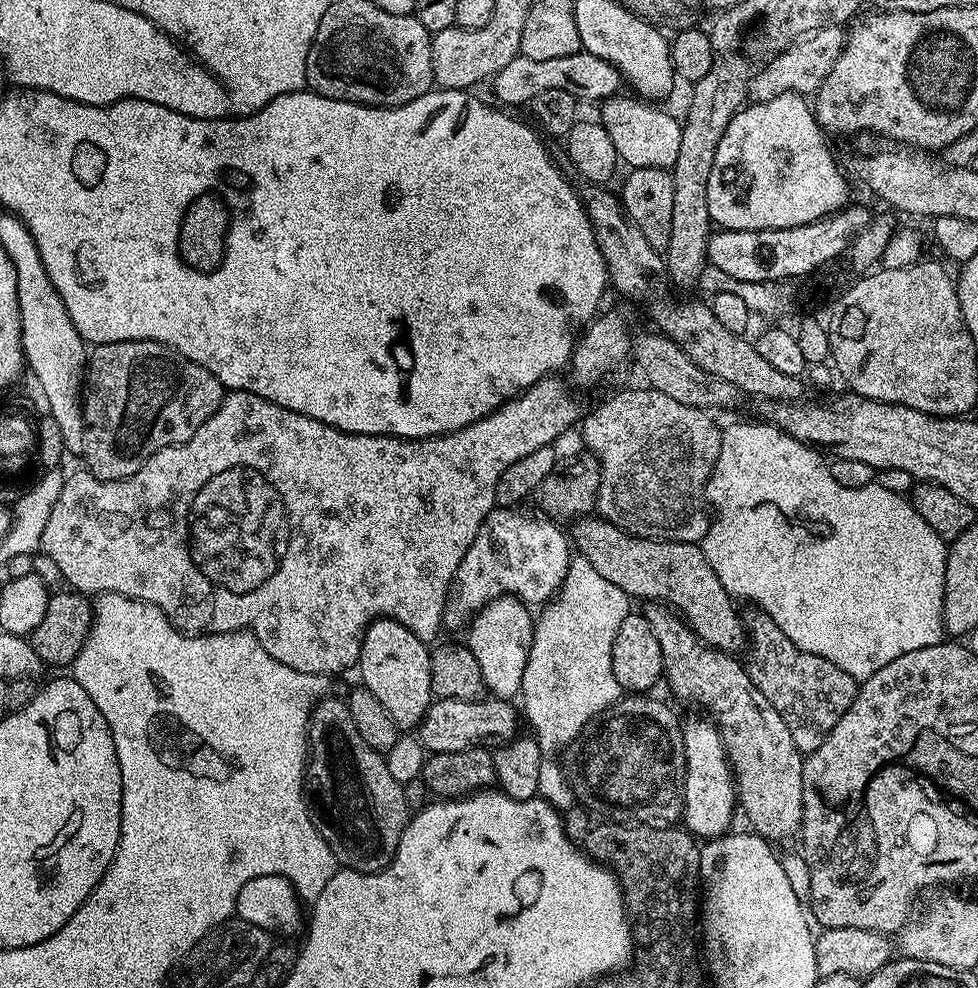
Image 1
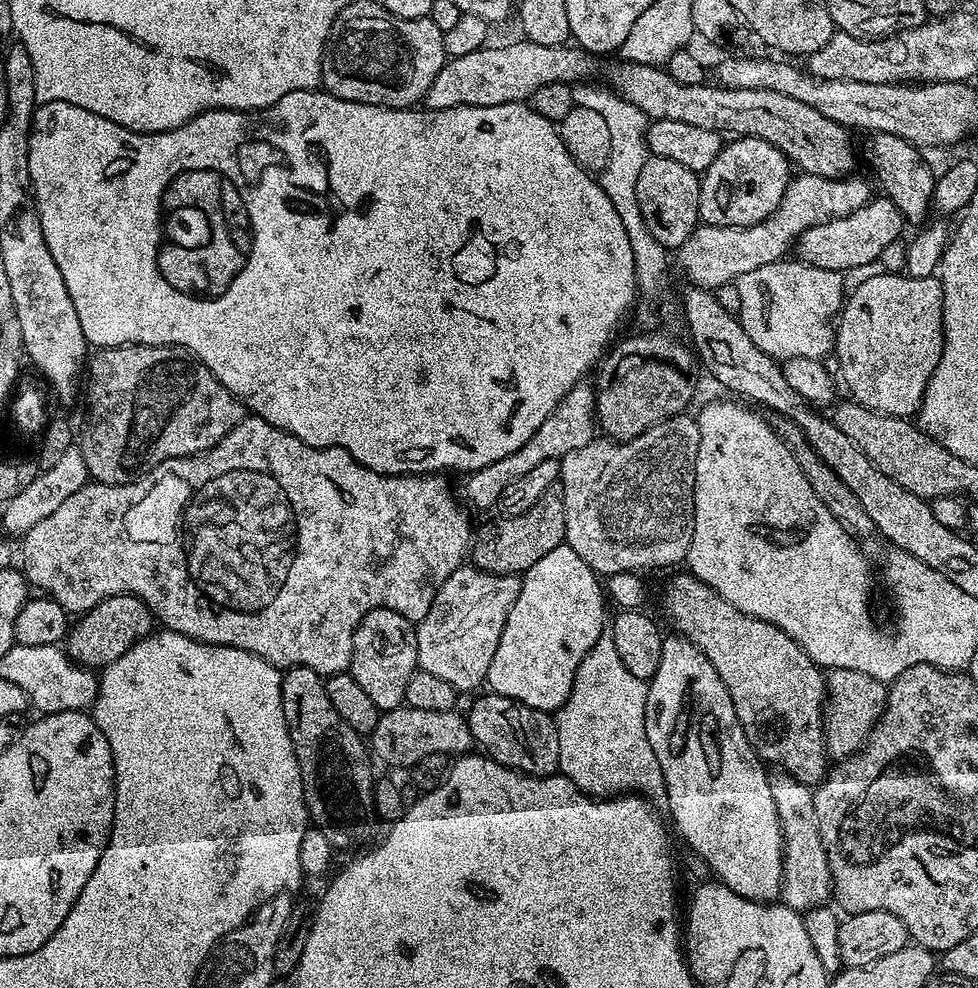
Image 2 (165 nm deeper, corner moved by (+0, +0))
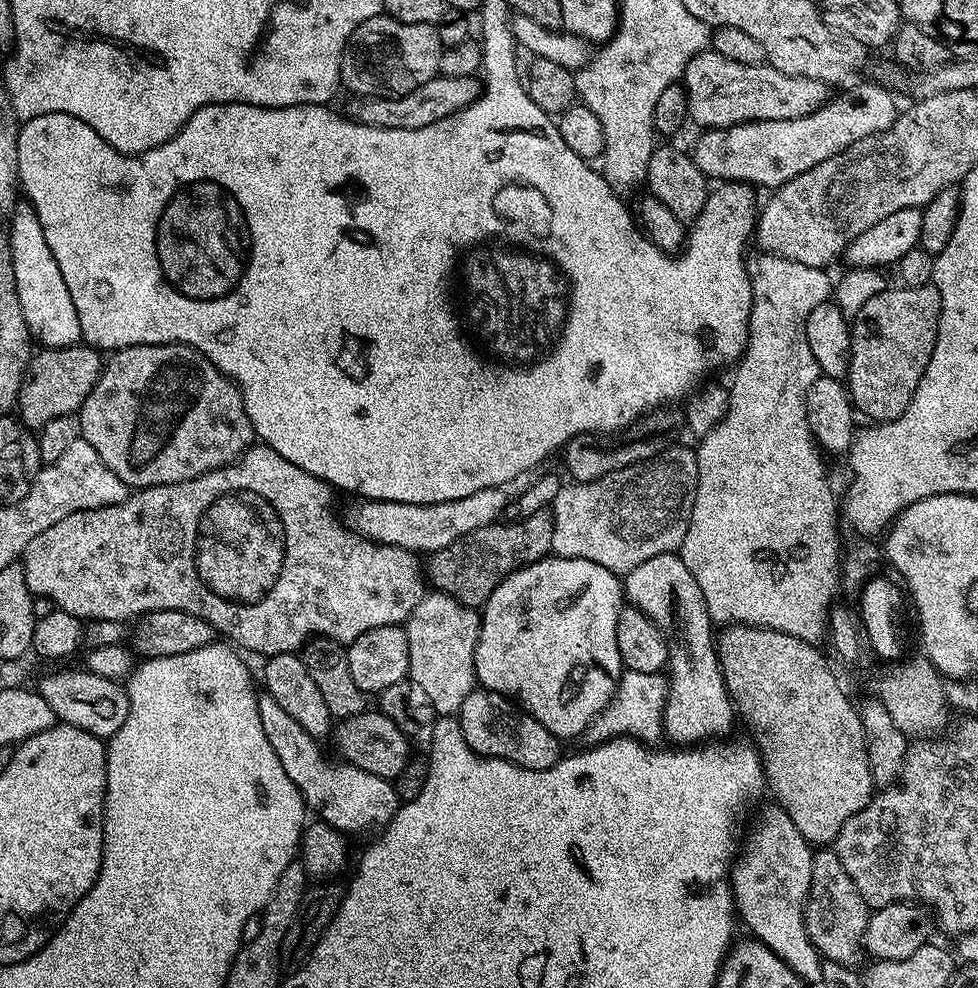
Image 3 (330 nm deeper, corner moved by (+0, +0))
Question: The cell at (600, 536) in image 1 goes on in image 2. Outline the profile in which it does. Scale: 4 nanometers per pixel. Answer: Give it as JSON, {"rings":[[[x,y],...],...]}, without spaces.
{"rings":[[[691,574],[676,576],[664,588],[664,608],[672,624],[718,670],[718,678],[726,686],[738,714],[738,722],[765,765],[783,770],[798,782],[809,786],[819,785],[830,768],[830,757],[824,745],[824,713],[826,711],[826,676],[816,664],[778,626],[765,620],[748,616],[738,610],[722,594],[718,594],[706,582]]]}

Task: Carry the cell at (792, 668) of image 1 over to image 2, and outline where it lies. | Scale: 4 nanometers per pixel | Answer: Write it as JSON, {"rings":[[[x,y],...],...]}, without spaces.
{"rings":[[[833,668],[826,676],[826,711],[824,713],[824,745],[829,757],[839,762],[847,760],[849,756],[856,755],[868,743],[876,723],[880,721],[880,715],[888,707],[889,685],[878,678],[870,678],[870,674],[862,674],[862,670],[846,670],[845,668]]]}

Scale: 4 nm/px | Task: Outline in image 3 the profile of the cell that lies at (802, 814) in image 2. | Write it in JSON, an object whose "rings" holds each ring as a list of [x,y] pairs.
{"rings":[[[824,846],[812,857],[812,881],[804,903],[804,925],[810,942],[824,960],[849,966],[859,965],[870,909],[858,894],[854,878],[846,874],[846,866],[831,847]]]}

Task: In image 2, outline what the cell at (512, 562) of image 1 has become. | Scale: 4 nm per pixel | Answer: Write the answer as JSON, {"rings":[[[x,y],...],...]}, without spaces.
{"rings":[[[462,566],[442,582],[426,618],[416,628],[416,659],[419,671],[429,672],[450,682],[457,693],[469,692],[488,678],[490,662],[506,618],[520,593],[519,575],[494,576],[475,566]]]}

